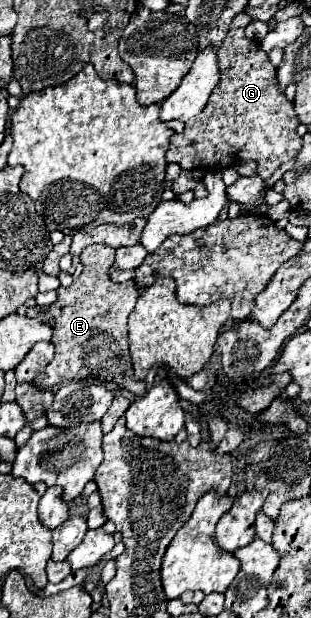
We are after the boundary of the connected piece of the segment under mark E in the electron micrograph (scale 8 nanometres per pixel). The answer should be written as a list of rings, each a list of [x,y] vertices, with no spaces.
[[[93,243],[85,247],[81,261],[83,271],[81,275],[69,285],[57,289],[57,301],[45,311],[53,317],[53,345],[55,345],[55,357],[53,361],[37,375],[33,381],[35,387],[51,389],[59,387],[63,381],[73,379],[87,379],[93,377],[97,381],[113,381],[121,387],[129,387],[129,391],[137,391],[137,385],[143,383],[129,383],[127,375],[133,375],[133,371],[127,369],[127,365],[117,363],[117,349],[127,349],[127,317],[135,307],[135,301],[139,297],[135,281],[125,283],[113,283],[111,281],[111,265],[115,259],[115,249]]]

